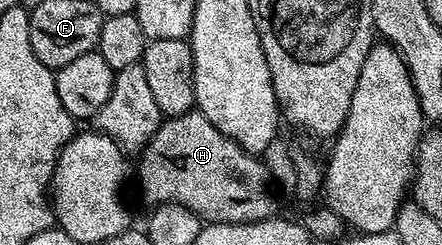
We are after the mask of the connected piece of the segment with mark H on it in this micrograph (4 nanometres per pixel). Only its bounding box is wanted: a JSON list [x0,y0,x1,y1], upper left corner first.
[138,110,276,224]

